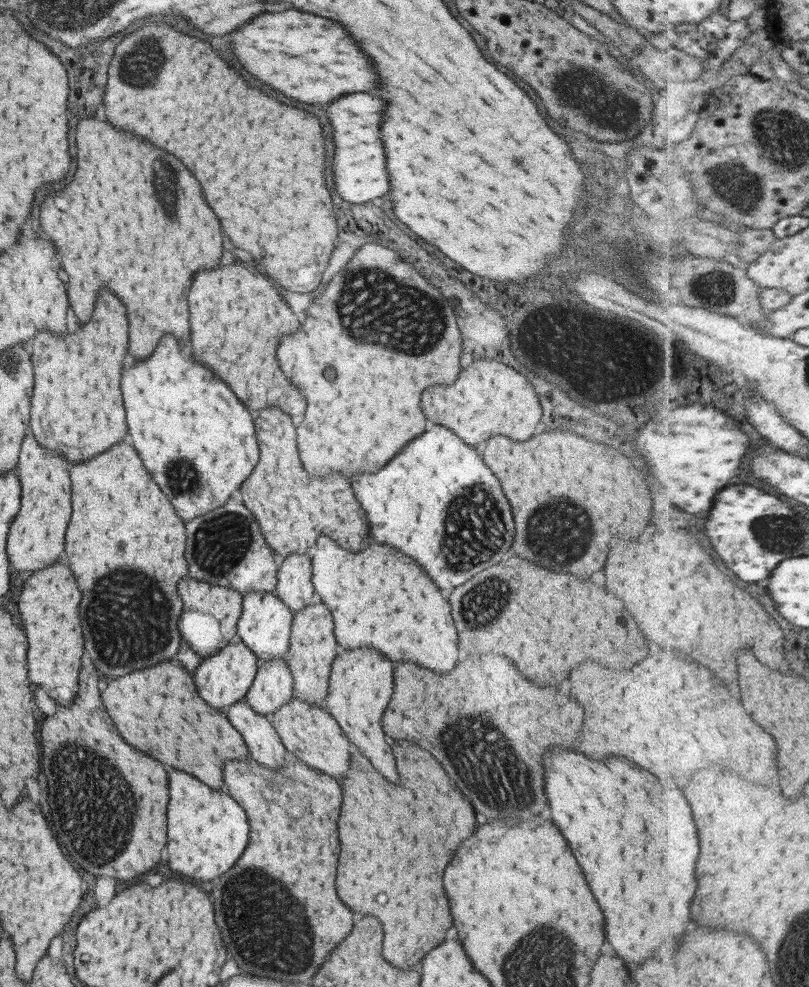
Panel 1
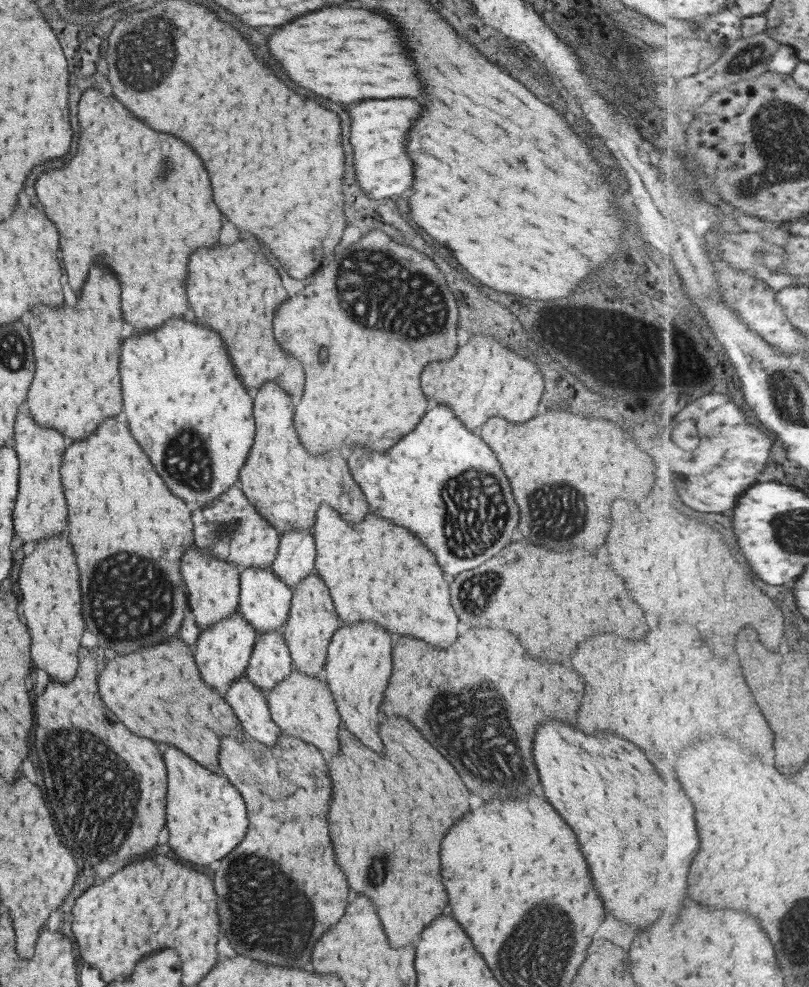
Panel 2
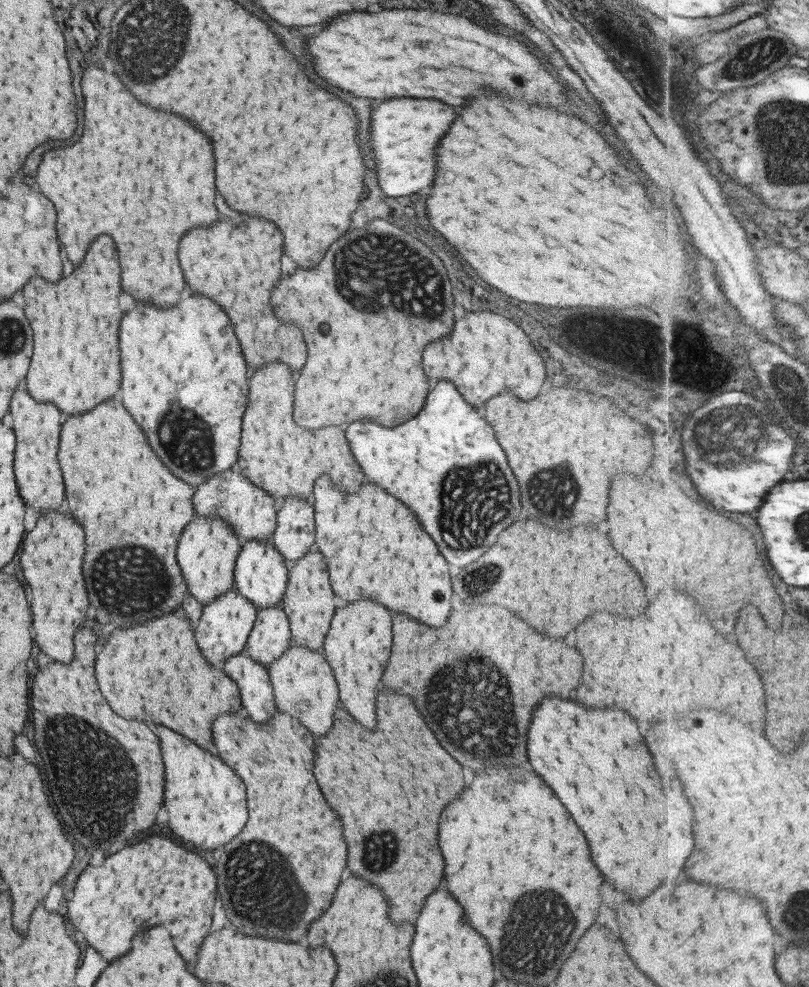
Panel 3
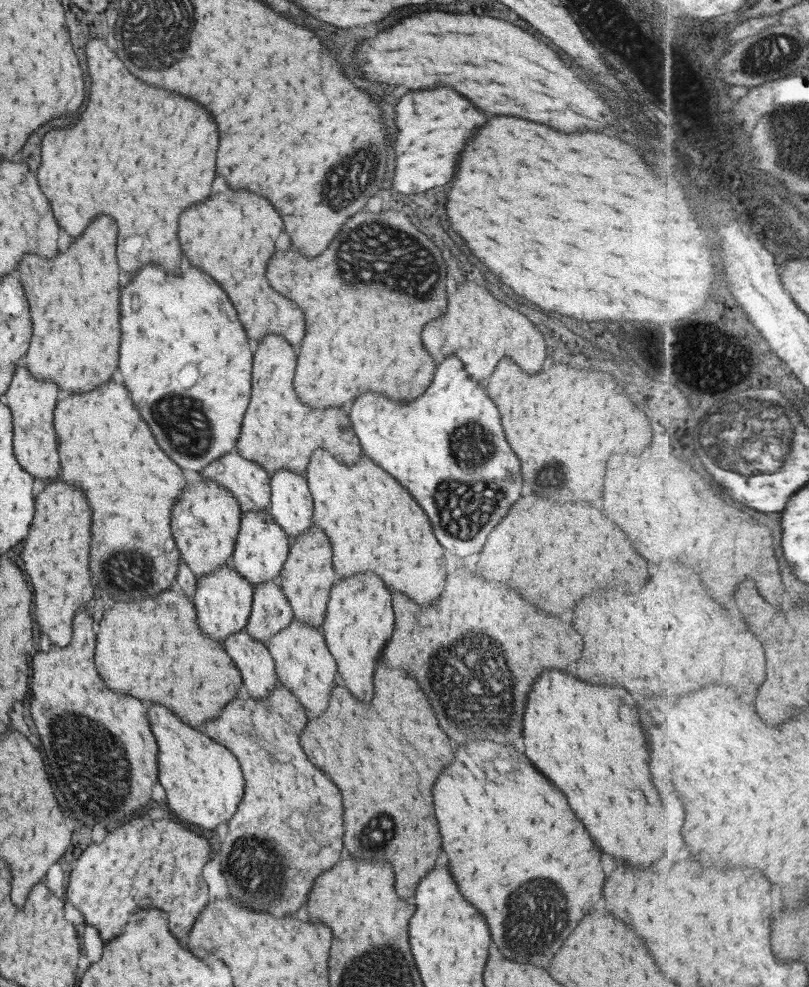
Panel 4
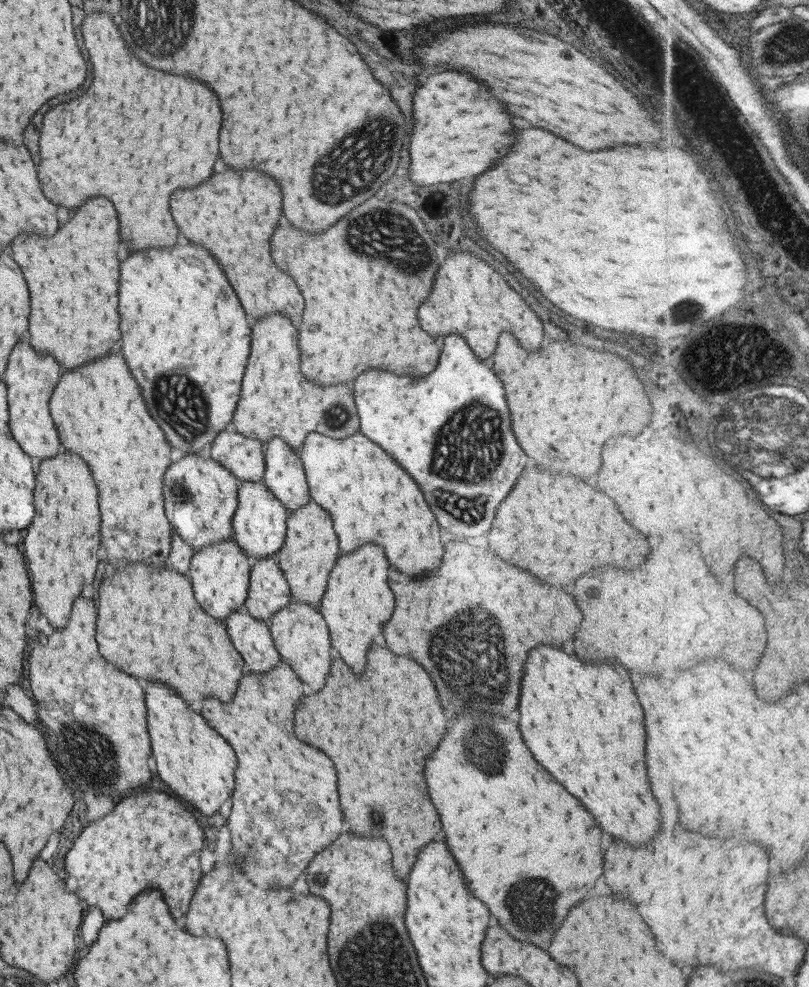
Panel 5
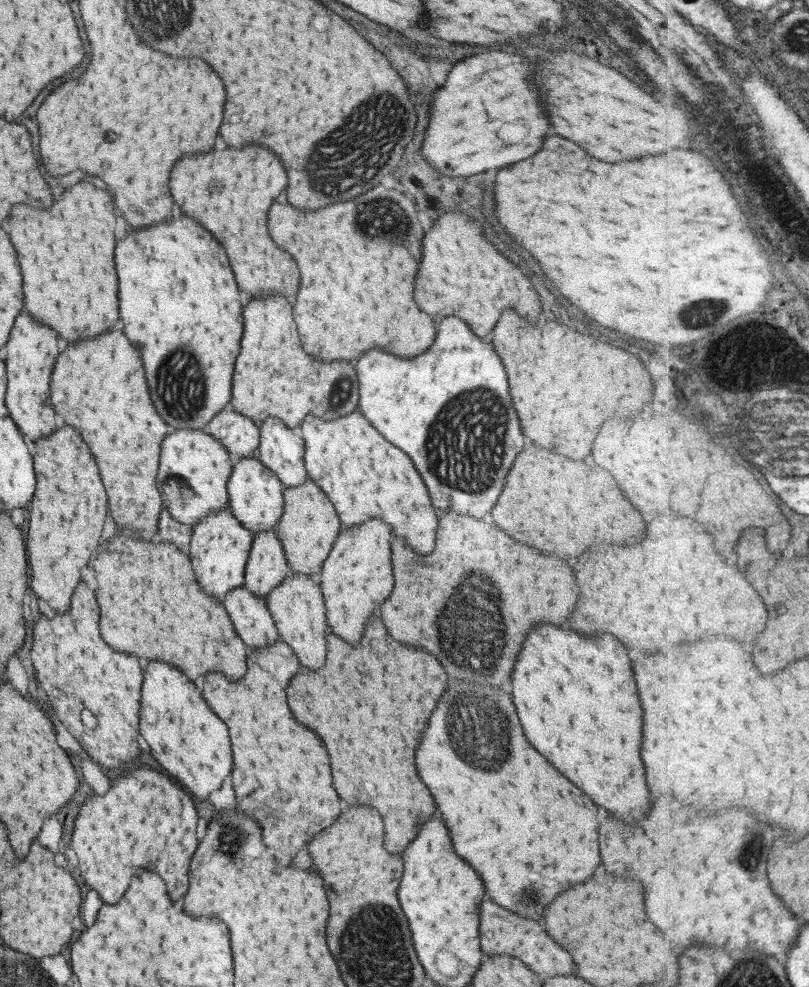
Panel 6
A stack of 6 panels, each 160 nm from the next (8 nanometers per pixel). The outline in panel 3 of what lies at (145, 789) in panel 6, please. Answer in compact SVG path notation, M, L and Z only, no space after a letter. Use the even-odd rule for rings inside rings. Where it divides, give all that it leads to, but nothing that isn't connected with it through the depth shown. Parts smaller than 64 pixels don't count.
M149 836L139 840L133 846L125 846L117 854L111 854L103 860L99 868L87 866L73 888L73 896L67 900L67 918L77 932L83 934L83 940L101 954L105 962L111 962L131 948L131 938L139 930L147 930L149 926L167 926L171 934L173 946L185 962L195 962L199 944L209 932L211 912L215 900L215 876L207 862L203 862L197 854L187 852L161 836Z

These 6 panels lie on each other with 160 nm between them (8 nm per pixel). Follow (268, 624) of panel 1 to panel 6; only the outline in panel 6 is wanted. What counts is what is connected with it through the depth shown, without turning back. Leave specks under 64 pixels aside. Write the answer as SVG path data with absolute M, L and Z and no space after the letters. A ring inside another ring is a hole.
M255 456L233 459L232 471L226 482L228 506L241 526L250 533L275 529L282 514L284 500L278 478Z

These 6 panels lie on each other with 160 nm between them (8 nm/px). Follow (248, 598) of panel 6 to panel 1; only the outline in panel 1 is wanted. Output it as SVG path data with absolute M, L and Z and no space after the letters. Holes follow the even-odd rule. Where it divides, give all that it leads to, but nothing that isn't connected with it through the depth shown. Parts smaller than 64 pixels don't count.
M244 698L228 706L225 715L233 729L244 740L249 756L255 762L267 768L279 768L284 765L287 752L267 717L253 712L246 705Z

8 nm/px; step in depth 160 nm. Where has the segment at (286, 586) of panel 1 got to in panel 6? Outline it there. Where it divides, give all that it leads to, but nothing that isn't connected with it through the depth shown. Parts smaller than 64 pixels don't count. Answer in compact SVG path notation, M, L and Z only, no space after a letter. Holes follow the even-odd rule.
M268 416L258 427L259 444L255 457L263 463L280 482L282 491L288 486L299 486L305 481L304 442L291 428L273 416Z

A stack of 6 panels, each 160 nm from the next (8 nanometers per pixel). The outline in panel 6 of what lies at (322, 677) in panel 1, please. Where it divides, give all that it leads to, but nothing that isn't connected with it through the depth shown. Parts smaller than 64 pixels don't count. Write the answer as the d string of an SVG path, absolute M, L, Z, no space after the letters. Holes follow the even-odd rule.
M307 478L299 486L288 486L283 489L284 500L282 514L275 526L276 537L279 539L286 565L289 572L299 574L317 574L323 560L337 538L339 532L339 520L335 516L335 510L327 498L323 498L317 485Z

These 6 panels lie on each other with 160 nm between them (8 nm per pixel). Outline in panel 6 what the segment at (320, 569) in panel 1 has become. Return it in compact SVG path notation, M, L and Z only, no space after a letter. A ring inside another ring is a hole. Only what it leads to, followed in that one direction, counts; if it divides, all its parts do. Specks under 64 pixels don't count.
M357 406L355 412L333 422L323 422L308 414L299 430L304 442L307 476L331 500L343 528L365 522L367 518L381 518L391 532L401 536L417 554L423 556L435 548L437 518L419 474L401 450L371 428Z

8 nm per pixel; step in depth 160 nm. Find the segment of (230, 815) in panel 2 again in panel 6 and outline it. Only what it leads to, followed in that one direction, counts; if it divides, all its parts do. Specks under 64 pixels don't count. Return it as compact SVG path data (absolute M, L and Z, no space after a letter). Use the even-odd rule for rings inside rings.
M163 662L147 664L139 706L139 734L151 748L151 756L169 772L169 776L181 782L187 792L199 800L207 800L231 770L227 726L211 714L195 686L187 682L185 674Z

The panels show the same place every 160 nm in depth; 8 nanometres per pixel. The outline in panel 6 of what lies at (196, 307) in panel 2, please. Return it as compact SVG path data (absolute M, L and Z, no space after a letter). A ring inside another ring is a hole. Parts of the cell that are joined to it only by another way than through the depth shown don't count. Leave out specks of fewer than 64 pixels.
M247 146L241 150L225 148L199 156L183 156L183 160L173 166L169 176L169 192L173 202L185 204L179 206L179 210L201 224L223 246L235 274L237 288L249 298L269 294L287 298L297 292L299 278L295 262L291 262L291 256L271 242L265 228L267 210L283 188L283 166L261 146Z

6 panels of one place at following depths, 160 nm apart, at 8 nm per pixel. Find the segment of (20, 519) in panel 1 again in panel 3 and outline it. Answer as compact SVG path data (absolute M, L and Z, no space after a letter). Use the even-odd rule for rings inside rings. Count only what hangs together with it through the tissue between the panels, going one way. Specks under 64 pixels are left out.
M17 388L17 392L11 395L9 401L9 418L11 418L11 430L14 432L15 448L13 457L14 481L20 499L25 502L27 508L35 508L37 514L43 514L47 510L57 510L63 502L63 480L57 466L57 420L61 424L61 414L57 418L55 406L49 404L37 404L29 398L27 392Z

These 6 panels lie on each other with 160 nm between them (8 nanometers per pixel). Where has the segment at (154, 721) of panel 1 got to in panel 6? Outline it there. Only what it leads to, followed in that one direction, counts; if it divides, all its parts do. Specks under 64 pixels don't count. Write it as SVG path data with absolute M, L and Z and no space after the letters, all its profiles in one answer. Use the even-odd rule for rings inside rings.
M119 534L109 542L105 552L97 554L93 560L93 572L97 580L95 598L99 604L99 634L113 650L145 660L163 660L181 670L189 680L211 670L221 672L231 680L239 680L245 674L243 642L233 632L223 606L199 590L187 554L177 550L173 544L159 544L159 538L153 538L147 544L139 538Z

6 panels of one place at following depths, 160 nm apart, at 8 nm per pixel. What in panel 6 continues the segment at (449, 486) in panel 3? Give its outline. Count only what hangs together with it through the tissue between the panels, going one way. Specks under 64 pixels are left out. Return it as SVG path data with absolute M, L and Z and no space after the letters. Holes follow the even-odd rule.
M443 318L431 350L417 358L393 358L381 350L367 350L355 364L358 410L393 446L405 452L427 486L431 504L473 518L485 516L501 492L505 474L523 446L519 422L507 394L507 380L497 354L483 338L475 338L459 318Z

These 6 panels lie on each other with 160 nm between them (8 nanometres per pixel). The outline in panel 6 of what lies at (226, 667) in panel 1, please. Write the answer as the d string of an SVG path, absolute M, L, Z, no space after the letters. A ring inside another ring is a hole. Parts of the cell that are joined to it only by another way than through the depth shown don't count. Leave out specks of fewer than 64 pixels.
M229 506L207 514L198 524L193 525L189 560L195 580L205 594L215 596L221 602L230 590L242 586L252 539L252 533L241 526Z

